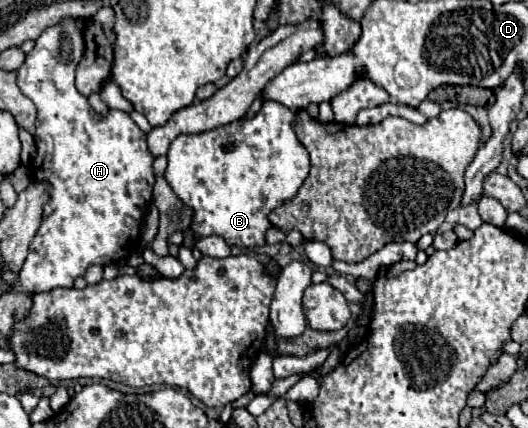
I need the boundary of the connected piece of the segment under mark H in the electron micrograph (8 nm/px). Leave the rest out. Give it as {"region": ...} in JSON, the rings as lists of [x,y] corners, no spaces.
{"region":[[[65,18],[55,26],[41,32],[35,48],[27,54],[23,66],[17,70],[19,90],[31,98],[37,106],[35,144],[37,158],[31,166],[33,180],[51,182],[49,202],[43,208],[43,222],[29,244],[29,254],[19,272],[23,292],[49,292],[53,288],[71,288],[77,276],[83,276],[87,266],[119,262],[127,258],[139,246],[141,222],[151,202],[153,190],[153,156],[147,152],[145,134],[131,120],[129,114],[109,110],[107,116],[99,116],[91,110],[85,96],[75,88],[75,66],[83,56],[83,36],[75,18]]]}

